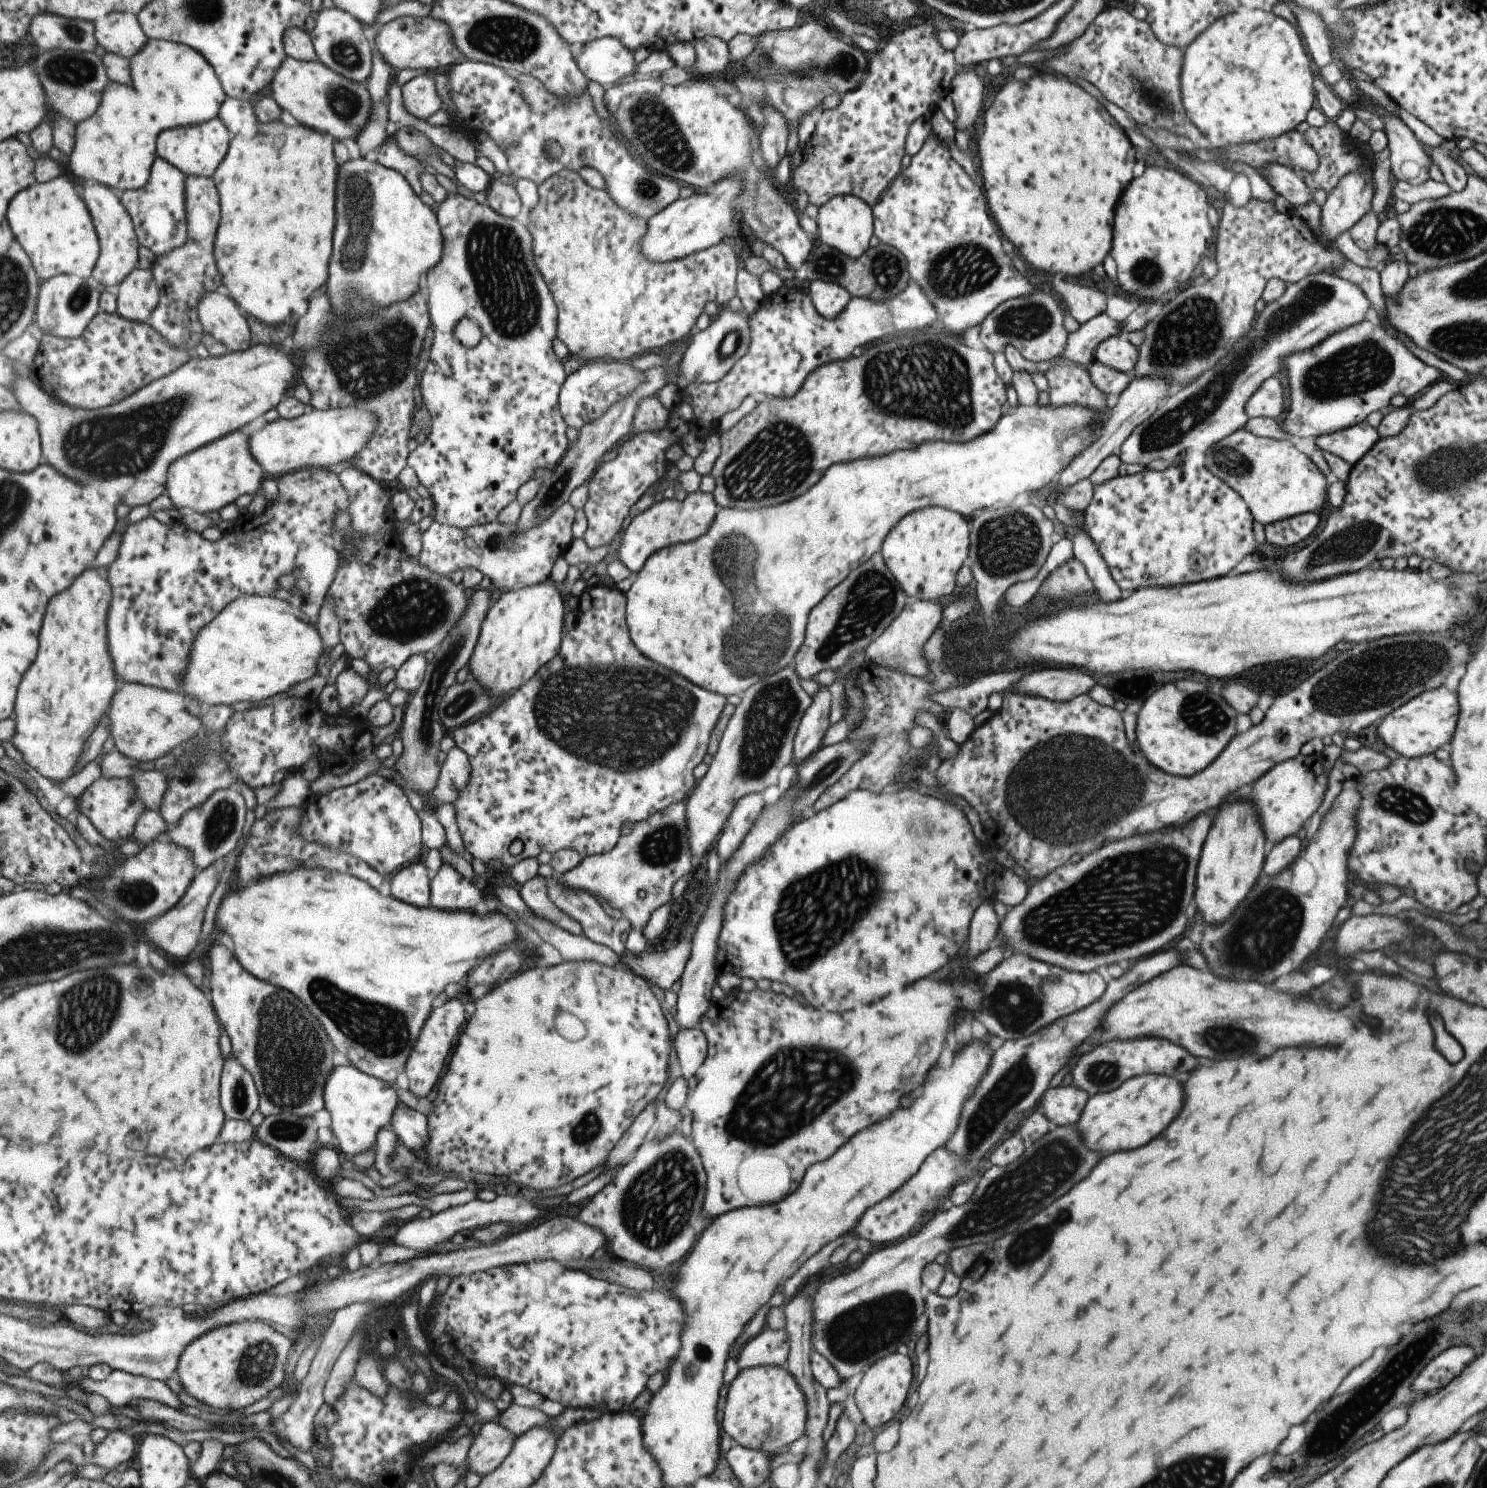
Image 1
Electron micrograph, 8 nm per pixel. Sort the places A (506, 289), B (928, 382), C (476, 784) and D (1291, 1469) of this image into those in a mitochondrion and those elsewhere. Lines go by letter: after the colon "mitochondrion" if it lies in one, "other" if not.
A: mitochondrion
B: mitochondrion
C: other
D: other

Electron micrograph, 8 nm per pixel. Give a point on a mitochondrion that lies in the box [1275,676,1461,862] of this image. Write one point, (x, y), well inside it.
(1399, 801)

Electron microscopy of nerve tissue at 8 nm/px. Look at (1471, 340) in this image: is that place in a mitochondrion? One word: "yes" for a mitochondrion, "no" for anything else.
yes

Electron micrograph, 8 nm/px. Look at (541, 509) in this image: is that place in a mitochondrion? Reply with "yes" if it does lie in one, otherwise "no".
yes

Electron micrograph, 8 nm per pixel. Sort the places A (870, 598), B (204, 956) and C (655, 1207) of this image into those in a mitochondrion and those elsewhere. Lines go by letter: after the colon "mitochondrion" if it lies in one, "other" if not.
A: mitochondrion
B: other
C: mitochondrion

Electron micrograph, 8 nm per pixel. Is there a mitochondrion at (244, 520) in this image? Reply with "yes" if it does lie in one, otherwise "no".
no

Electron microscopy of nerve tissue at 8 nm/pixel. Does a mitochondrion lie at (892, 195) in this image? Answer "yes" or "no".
no

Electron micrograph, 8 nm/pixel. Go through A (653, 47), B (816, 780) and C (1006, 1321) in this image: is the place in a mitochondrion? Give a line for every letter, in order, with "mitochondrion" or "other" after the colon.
A: other
B: mitochondrion
C: other

